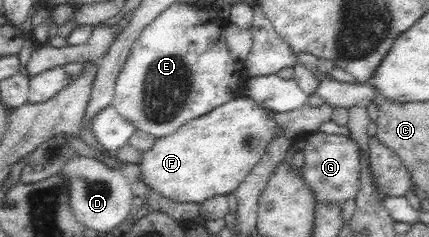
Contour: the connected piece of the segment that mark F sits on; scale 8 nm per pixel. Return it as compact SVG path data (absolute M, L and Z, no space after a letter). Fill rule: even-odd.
M241 96L221 104L207 114L191 120L185 126L179 128L175 134L169 134L165 138L156 139L153 148L149 152L143 152L139 166L141 176L149 188L161 193L176 202L189 202L201 205L212 196L226 195L234 190L245 180L253 166L259 164L267 148L275 138L281 138L287 134L287 128L277 123L273 113L268 108L257 104L247 96Z

